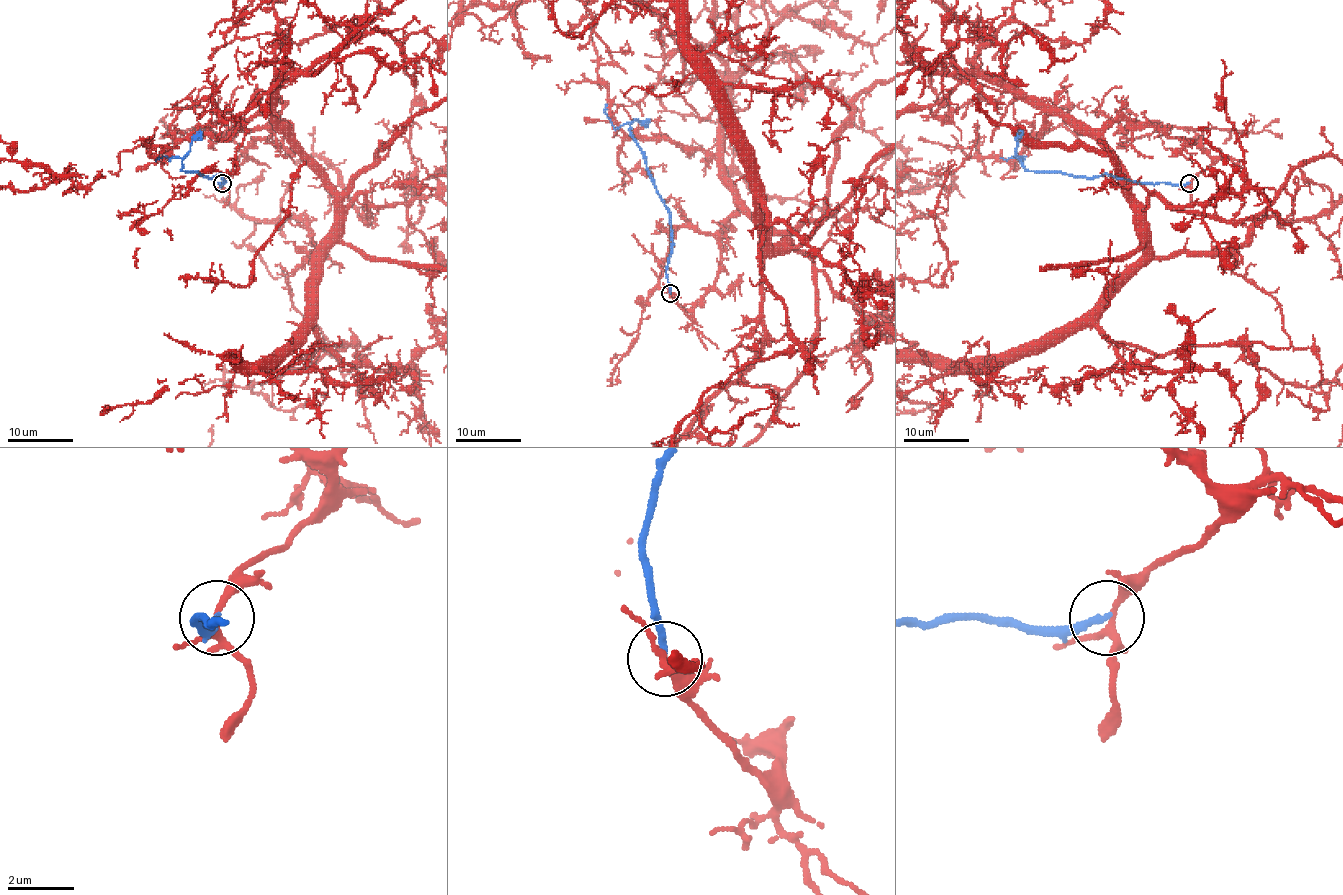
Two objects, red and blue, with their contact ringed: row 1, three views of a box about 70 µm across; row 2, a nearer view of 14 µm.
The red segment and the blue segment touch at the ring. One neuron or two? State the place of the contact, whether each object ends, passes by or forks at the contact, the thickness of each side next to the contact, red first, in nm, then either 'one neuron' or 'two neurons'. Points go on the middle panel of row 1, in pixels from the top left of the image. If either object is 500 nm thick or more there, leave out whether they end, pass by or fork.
at (670, 293); red forks there; blue ends there; 180 nm thick on the red side, 200 nm on the other; two neurons

